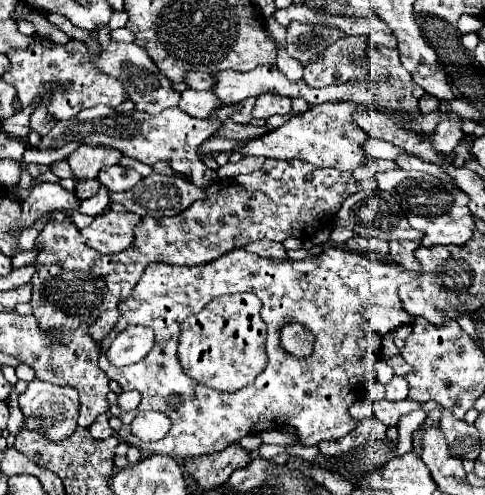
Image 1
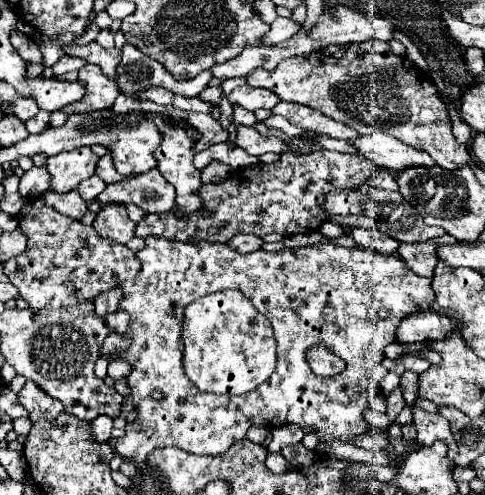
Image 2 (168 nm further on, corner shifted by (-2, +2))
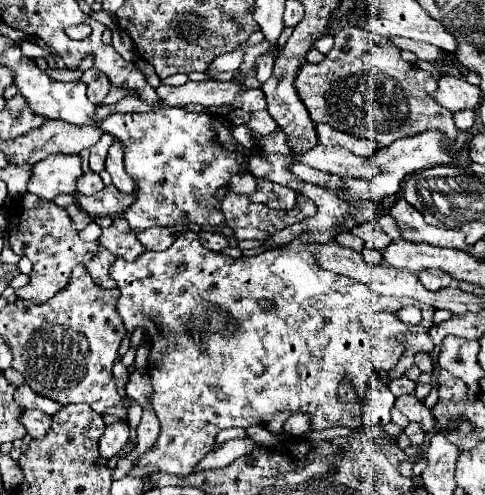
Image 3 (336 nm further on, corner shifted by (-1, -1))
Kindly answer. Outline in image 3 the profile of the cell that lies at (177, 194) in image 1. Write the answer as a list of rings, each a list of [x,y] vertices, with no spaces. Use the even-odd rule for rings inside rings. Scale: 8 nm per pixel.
[[[113,184],[105,186],[101,192],[85,196],[81,192],[75,192],[75,202],[77,206],[87,212],[91,218],[95,216],[113,216],[113,214],[123,214],[123,208],[131,204],[133,194],[123,194],[119,192]]]

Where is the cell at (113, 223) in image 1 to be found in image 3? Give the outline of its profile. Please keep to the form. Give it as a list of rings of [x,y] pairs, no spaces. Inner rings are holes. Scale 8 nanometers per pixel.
[[[115,218],[113,224],[103,230],[99,244],[107,246],[115,256],[119,256],[127,262],[133,262],[137,256],[141,256],[145,252],[145,246],[137,240],[137,236],[131,232],[127,220],[123,220],[123,218]]]

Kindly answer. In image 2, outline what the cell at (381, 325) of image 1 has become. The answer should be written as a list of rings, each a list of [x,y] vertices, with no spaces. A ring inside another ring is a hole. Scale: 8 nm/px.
[[[432,311],[428,313],[412,313],[402,319],[402,323],[396,327],[396,339],[398,341],[422,341],[444,337],[452,331],[452,321],[448,317],[440,317]]]

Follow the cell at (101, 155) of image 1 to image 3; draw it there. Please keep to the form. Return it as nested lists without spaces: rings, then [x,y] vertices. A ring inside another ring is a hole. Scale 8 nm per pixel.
[[[49,156],[35,164],[27,192],[43,200],[53,200],[57,194],[75,194],[81,174],[79,156]]]

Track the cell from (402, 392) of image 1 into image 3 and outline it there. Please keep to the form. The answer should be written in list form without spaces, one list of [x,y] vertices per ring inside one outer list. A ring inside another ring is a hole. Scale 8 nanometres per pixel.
[[[421,374],[419,380],[417,380],[417,388],[415,388],[415,394],[423,396],[423,400],[427,398],[427,394],[431,392],[433,384],[431,384],[431,374]]]

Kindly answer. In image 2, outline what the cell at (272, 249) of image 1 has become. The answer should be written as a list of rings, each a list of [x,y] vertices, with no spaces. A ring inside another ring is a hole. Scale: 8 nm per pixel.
[[[238,235],[228,243],[228,247],[236,249],[240,253],[250,253],[250,251],[262,249],[262,245],[264,245],[264,239],[258,235]]]

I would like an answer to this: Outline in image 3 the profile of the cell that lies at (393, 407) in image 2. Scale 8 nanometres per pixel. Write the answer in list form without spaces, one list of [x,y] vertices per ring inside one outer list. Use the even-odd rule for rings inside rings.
[[[401,376],[401,378],[397,378],[397,380],[391,380],[388,387],[395,396],[403,396],[403,394],[415,390],[415,382],[411,382],[409,378]]]

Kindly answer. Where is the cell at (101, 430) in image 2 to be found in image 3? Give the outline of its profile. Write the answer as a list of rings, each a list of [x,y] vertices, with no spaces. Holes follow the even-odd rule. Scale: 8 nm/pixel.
[[[117,422],[105,428],[103,438],[99,440],[99,454],[107,460],[113,458],[129,440],[129,426],[125,422]]]

